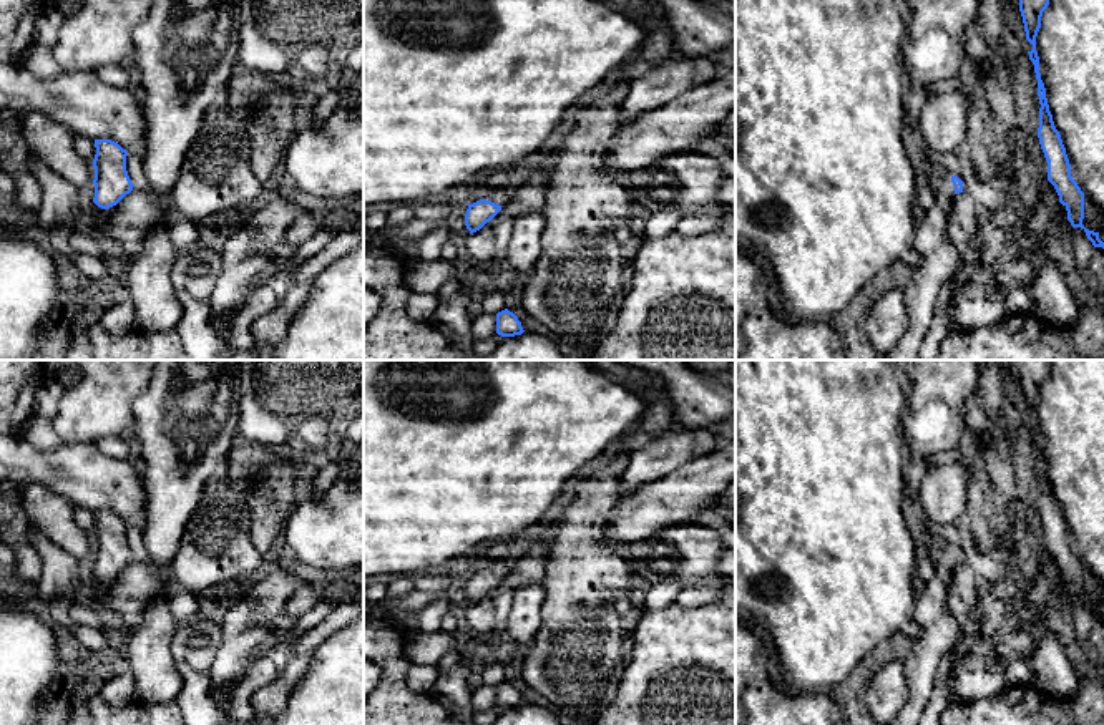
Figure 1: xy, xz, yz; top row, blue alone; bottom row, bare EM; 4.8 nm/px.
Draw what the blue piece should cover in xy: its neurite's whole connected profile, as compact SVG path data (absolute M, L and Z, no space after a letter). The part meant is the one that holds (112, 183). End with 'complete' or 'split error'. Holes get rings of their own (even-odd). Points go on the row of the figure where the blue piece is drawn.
M95 139L95 148L93 202L101 209L110 209L133 191L133 184L126 171L128 151L111 139Z; complete

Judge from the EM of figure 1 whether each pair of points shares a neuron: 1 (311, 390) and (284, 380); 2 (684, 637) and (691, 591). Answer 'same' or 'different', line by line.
1: same
2: different

